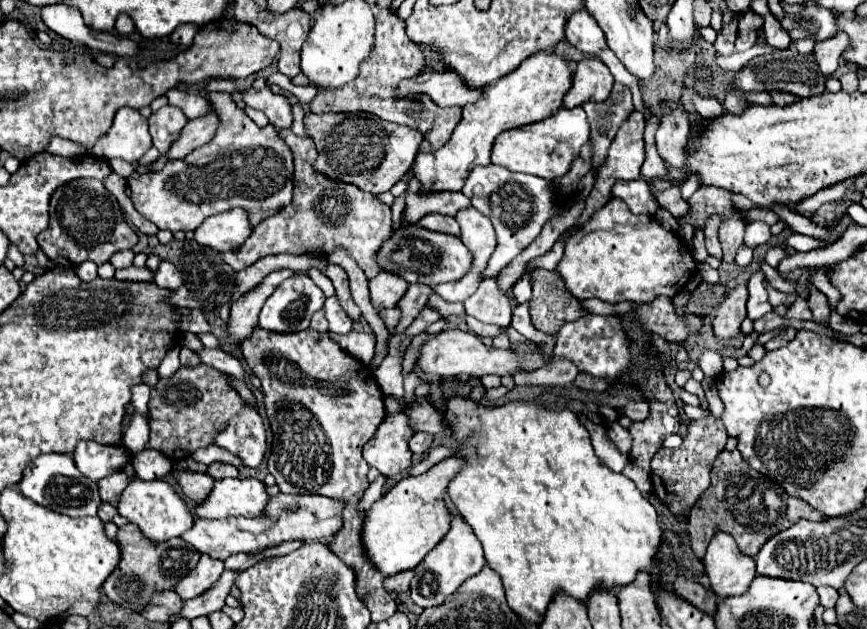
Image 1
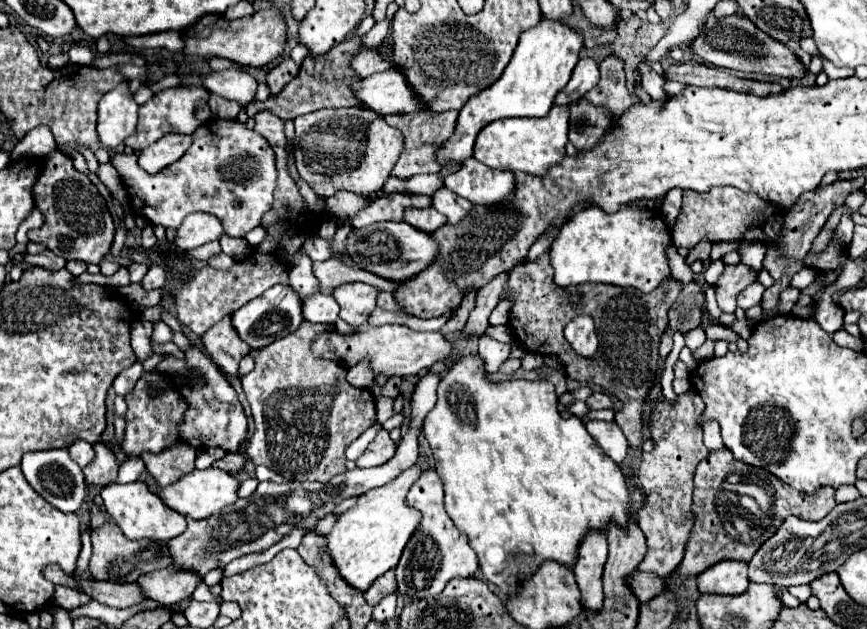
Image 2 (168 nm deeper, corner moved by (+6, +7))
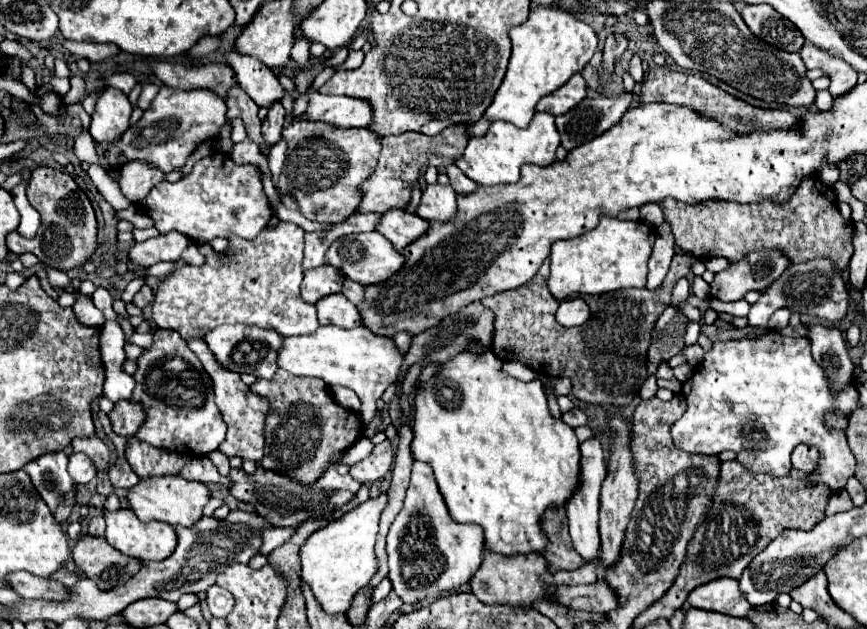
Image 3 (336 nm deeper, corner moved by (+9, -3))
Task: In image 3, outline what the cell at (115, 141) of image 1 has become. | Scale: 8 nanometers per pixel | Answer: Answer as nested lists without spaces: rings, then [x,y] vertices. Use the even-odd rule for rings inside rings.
[[[105,86],[97,98],[95,112],[91,116],[89,132],[93,140],[101,144],[115,142],[129,128],[131,110],[133,106],[121,90],[113,86]]]

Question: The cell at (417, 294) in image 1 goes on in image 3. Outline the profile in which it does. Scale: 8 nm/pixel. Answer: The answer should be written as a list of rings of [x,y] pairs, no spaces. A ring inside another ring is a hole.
[[[345,280],[343,282],[343,290],[341,290],[353,304],[359,304],[361,300],[363,300],[363,286],[361,284],[357,284],[357,282],[353,282],[353,280]]]

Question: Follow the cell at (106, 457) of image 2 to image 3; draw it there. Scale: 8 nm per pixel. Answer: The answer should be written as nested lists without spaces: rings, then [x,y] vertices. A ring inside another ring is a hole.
[[[93,434],[91,438],[73,438],[69,450],[77,450],[77,452],[85,452],[97,466],[97,470],[107,470],[109,462],[111,462],[111,454],[109,448],[103,444],[103,440]]]

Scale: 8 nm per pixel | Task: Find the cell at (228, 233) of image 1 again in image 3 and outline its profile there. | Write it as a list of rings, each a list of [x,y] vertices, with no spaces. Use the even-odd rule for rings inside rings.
[[[179,232],[161,234],[145,242],[135,242],[127,256],[135,268],[147,268],[157,262],[177,262],[181,252],[189,246],[189,238]]]

